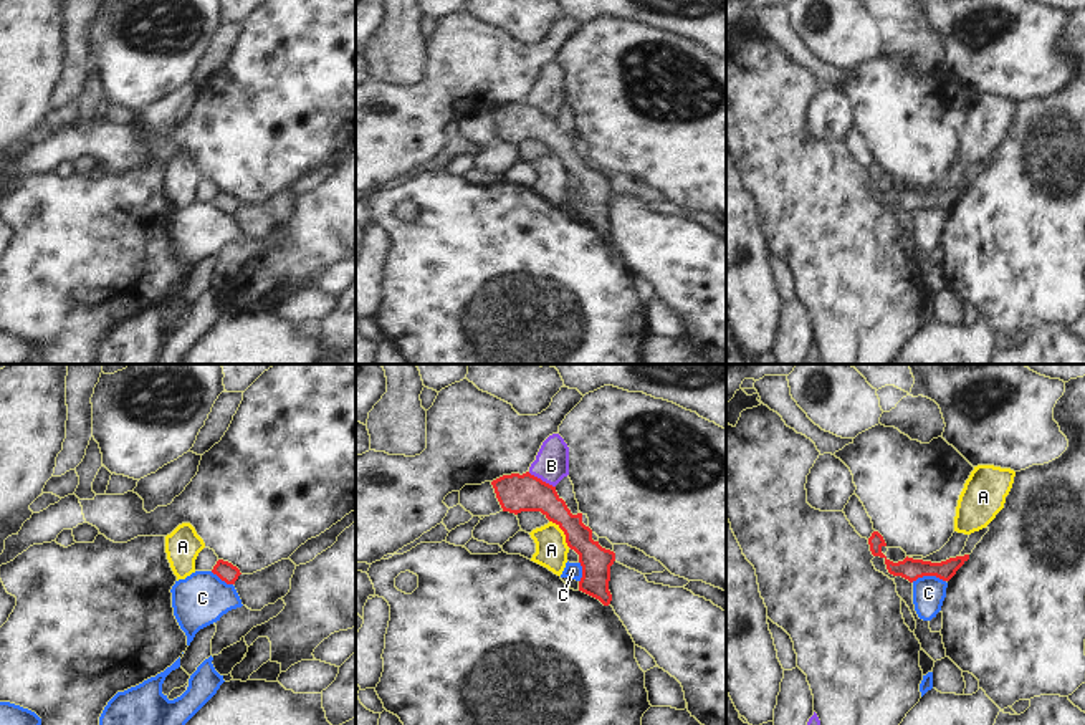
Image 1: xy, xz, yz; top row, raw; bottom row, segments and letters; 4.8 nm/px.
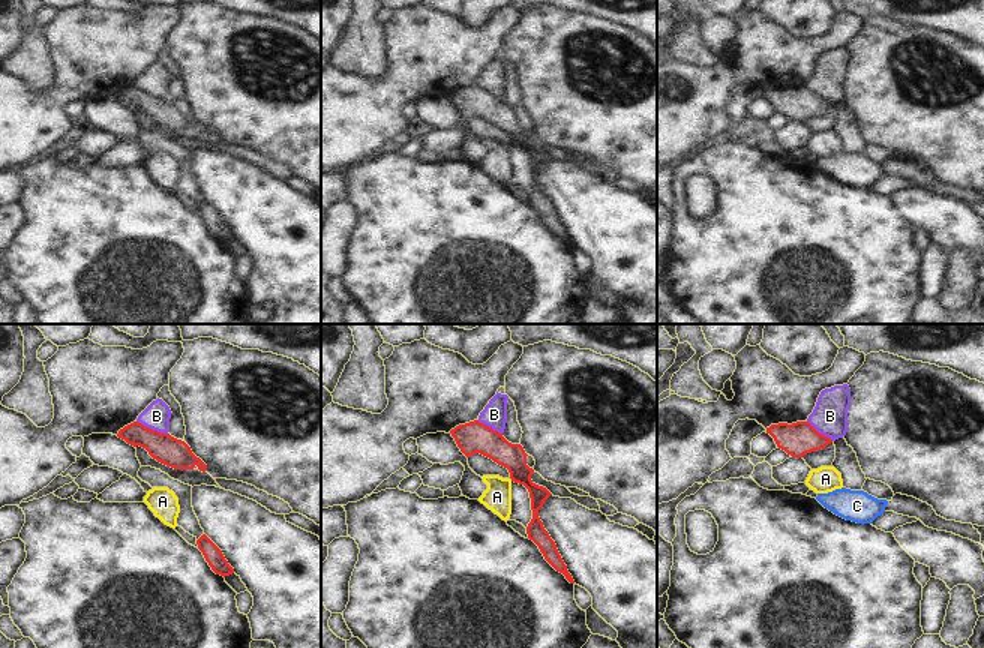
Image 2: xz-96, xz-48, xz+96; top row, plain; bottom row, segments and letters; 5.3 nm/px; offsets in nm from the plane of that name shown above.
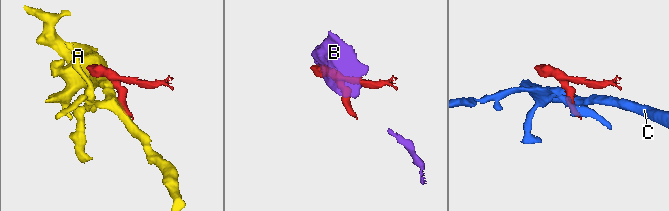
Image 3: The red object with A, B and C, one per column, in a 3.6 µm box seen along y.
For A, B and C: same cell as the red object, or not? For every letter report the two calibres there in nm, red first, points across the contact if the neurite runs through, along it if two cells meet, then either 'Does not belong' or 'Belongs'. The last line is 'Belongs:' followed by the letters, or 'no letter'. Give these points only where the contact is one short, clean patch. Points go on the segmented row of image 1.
A: Thickness 170 nm (red) against 160 nm. Boundary: xz (549, 520), (563, 532), (564, 542), (569, 547). Does not belong
B: Thickness 180 nm (red) against 170 nm. Boundary: xz (528, 472), (554, 487). Does not belong
C: Thickness 100 nm (red) against 160 nm. Boundary: yz (945, 580), (920, 576), (912, 581). Does not belong
Belongs: no letter

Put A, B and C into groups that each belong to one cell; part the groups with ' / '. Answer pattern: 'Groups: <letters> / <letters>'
Groups: A / B / C

